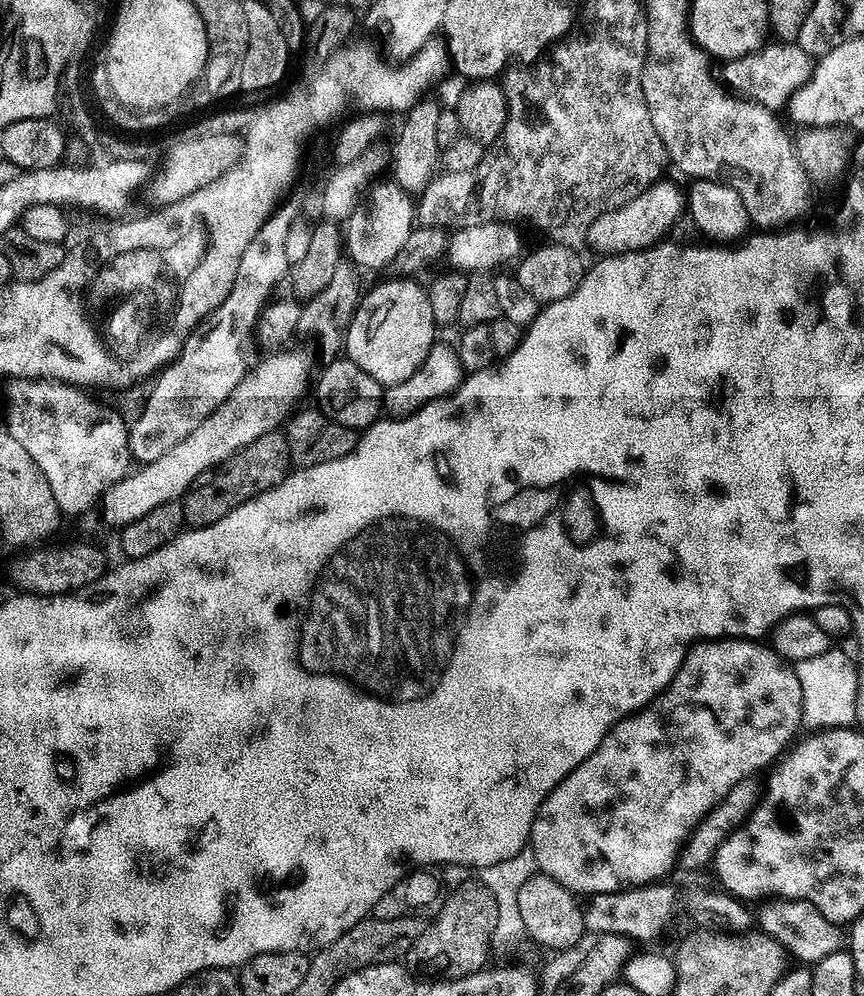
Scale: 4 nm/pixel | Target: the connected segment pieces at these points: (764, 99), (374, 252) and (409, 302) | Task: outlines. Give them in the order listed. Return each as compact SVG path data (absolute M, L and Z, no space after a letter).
M768 42L763 48L751 52L749 56L727 61L723 68L723 79L733 80L741 93L747 94L763 108L784 110L787 109L792 96L811 79L814 57L806 54L806 50L802 50L795 42Z
M395 179L383 180L373 183L367 189L361 204L351 212L342 228L342 244L346 249L347 259L353 260L364 270L367 268L387 269L392 263L394 254L398 254L398 250L402 250L402 246L406 246L406 238L410 238L413 227L417 223L417 209L414 207L410 194L406 190L402 190L402 186L396 183Z
M387 278L365 291L344 336L347 359L354 361L382 386L406 382L437 343L438 325L430 311L427 287L412 278Z

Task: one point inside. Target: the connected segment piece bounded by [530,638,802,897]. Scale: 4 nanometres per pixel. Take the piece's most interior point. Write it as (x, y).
(619, 820)

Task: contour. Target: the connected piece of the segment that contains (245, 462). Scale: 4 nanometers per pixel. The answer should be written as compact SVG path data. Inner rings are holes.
M277 430L262 434L262 438L238 450L184 493L184 519L192 528L205 528L207 524L218 522L218 518L242 506L242 502L253 500L258 494L281 484L291 468L290 448L284 432Z

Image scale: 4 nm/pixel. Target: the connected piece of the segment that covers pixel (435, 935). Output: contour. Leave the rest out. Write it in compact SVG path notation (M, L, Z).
M480 878L463 880L459 888L451 889L443 897L439 912L431 917L418 942L410 946L406 957L407 967L413 973L421 972L428 976L424 978L445 980L481 971L489 963L488 951L496 936L499 917L500 903L494 898L490 886L486 886Z

